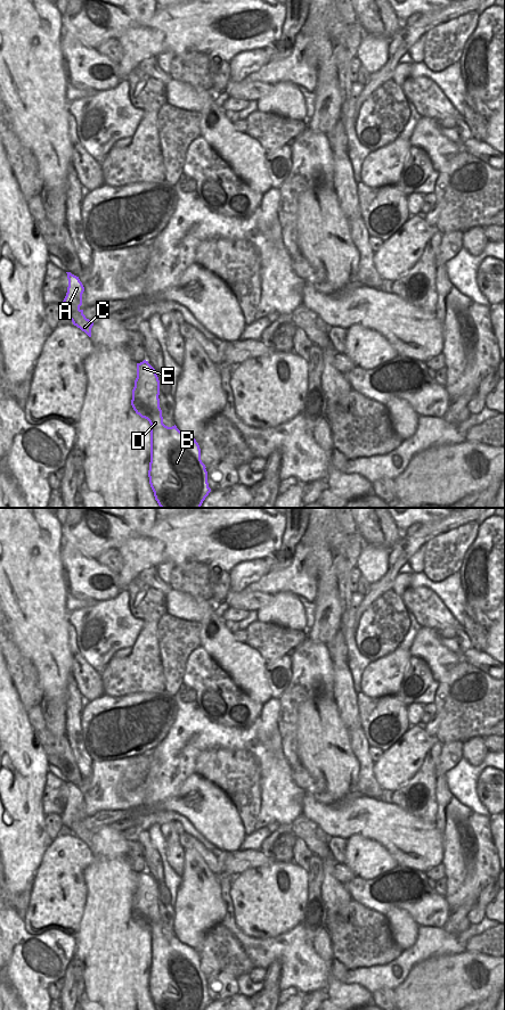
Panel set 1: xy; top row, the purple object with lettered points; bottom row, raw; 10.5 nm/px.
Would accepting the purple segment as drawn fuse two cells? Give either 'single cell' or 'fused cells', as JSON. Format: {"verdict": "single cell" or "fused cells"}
{"verdict": "single cell"}

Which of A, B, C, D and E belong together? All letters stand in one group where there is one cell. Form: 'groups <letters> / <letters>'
groups A B C D E

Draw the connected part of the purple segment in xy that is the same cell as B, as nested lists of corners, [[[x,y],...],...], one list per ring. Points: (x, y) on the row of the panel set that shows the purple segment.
[[[144,360],[137,363],[137,378],[132,389],[131,405],[137,414],[150,424],[149,484],[161,508],[201,508],[211,492],[207,471],[201,460],[201,449],[195,438],[181,433],[177,426],[163,424],[160,408],[160,380],[155,369]]]

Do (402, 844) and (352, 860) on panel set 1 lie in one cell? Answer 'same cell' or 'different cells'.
different cells

